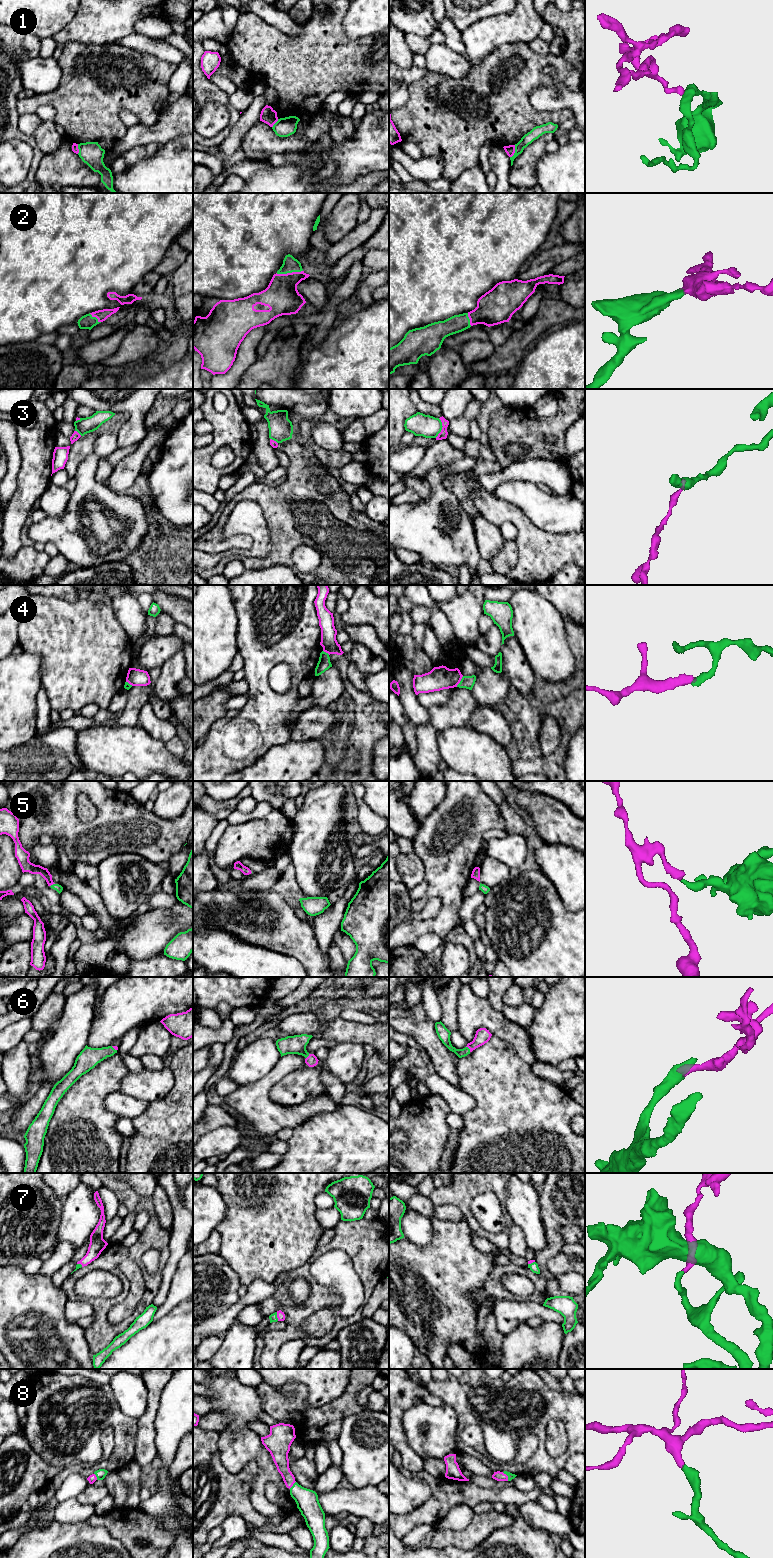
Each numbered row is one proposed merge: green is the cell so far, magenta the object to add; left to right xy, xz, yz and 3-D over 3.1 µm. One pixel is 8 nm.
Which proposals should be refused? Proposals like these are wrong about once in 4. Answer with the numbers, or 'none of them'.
1, 3, 4

